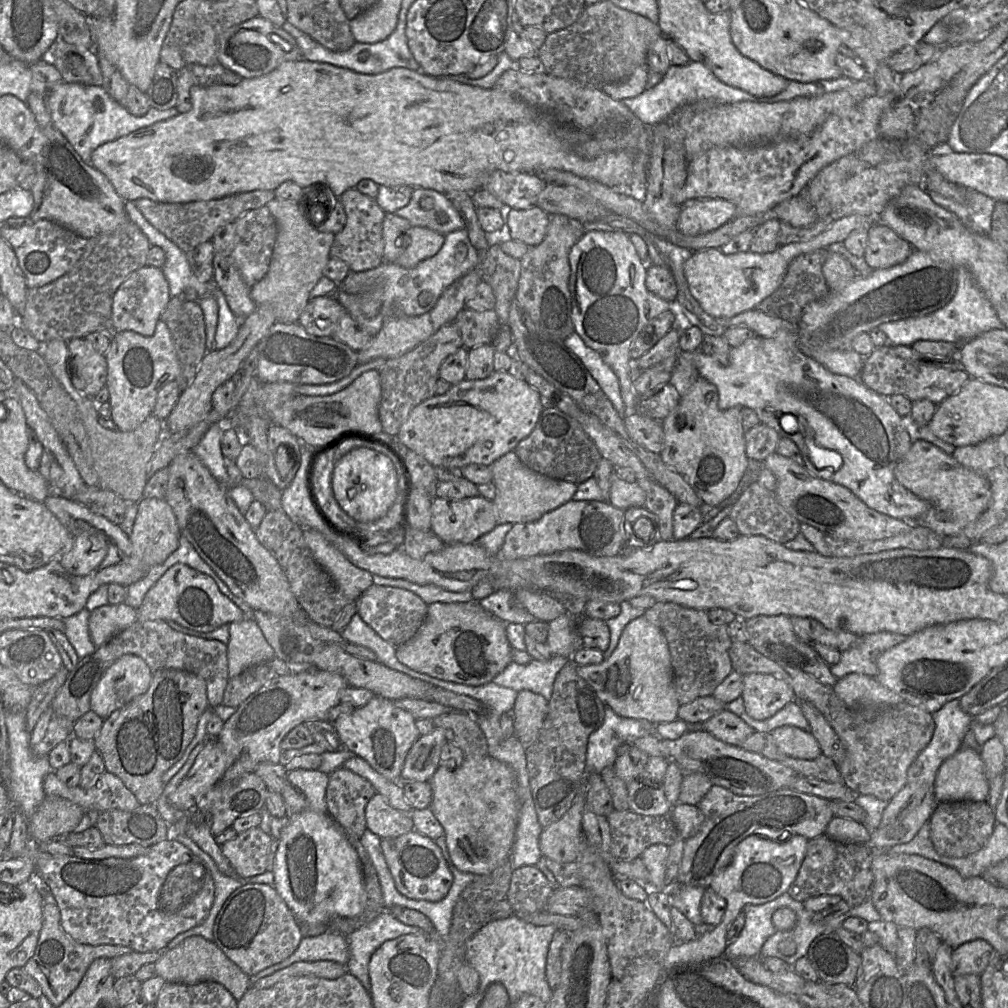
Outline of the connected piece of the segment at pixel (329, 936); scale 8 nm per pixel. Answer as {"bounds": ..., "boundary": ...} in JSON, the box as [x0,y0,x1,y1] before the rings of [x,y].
{"bounds":[250,932,349,985],"boundary":[[[324,932],[314,937],[303,937],[297,949],[288,958],[250,976],[250,985],[296,962],[326,960],[346,965],[349,960],[349,947],[346,938],[346,936],[334,932]]]}

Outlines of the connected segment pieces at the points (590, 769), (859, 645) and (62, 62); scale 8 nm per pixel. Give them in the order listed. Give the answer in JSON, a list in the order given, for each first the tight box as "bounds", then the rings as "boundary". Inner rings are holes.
[{"bounds":[586,705,655,774],"boundary":[[[605,705],[602,725],[589,735],[586,751],[587,773],[601,774],[607,766],[613,766],[617,749],[622,744],[653,734],[655,724],[644,719],[625,718]]]},{"bounds":[829,632,907,679],"boundary":[[[877,632],[858,637],[852,647],[840,653],[840,659],[836,664],[829,665],[831,674],[837,679],[851,673],[876,677],[878,657],[907,638],[889,632]]]},{"bounds":[43,36,102,85],"boundary":[[[58,36],[43,58],[58,69],[66,83],[102,85],[98,56],[93,48],[69,44]]]}]

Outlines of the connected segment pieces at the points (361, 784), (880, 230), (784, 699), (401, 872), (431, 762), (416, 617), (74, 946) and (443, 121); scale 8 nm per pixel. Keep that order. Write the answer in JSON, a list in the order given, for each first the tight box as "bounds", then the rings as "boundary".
[{"bounds":[325,767,375,837],"boundary":[[[345,767],[329,774],[325,795],[327,809],[347,836],[362,837],[367,829],[365,808],[375,794],[368,780]]]},{"bounds":[864,222,914,269],"boundary":[[[875,222],[868,232],[864,259],[873,269],[885,269],[903,263],[914,248],[894,230]]]},{"bounds":[741,673,795,720],"boundary":[[[748,673],[743,677],[741,698],[750,717],[765,720],[793,701],[795,695],[780,678],[764,673]]]},{"bounds":[381,830,453,902],"boundary":[[[413,830],[393,839],[381,839],[382,853],[399,893],[412,900],[438,902],[445,898],[453,874],[435,841]]]},{"bounds":[401,728,447,781],"boundary":[[[441,728],[424,736],[420,736],[412,745],[404,761],[401,771],[401,781],[429,781],[440,766],[440,754],[443,745],[447,743],[445,733]]]},{"bounds":[356,584,428,647],"boundary":[[[372,584],[356,600],[357,613],[383,640],[398,647],[410,640],[422,626],[428,605],[411,591]]]},{"bounds":[23,900,133,1007],"boundary":[[[46,900],[43,905],[43,924],[34,955],[23,967],[41,986],[43,994],[54,1007],[60,1006],[79,986],[92,962],[98,958],[111,959],[133,952],[121,945],[87,945],[73,940],[61,926],[61,915],[57,904]]]},{"bounds":[91,59,633,203],"boundary":[[[300,59],[283,62],[272,72],[260,77],[242,78],[237,85],[213,85],[208,87],[194,85],[190,88],[190,97],[192,108],[188,112],[178,113],[172,118],[158,121],[116,140],[103,143],[93,151],[91,165],[107,177],[123,200],[134,202],[137,199],[148,198],[163,203],[206,201],[255,190],[274,191],[285,181],[293,181],[301,188],[311,185],[325,186],[339,198],[346,190],[355,187],[362,179],[371,179],[378,185],[388,187],[409,185],[433,189],[441,193],[450,191],[474,192],[482,187],[484,176],[495,170],[537,174],[542,170],[556,169],[599,182],[609,188],[626,187],[631,184],[633,156],[630,151],[622,149],[605,153],[594,159],[583,158],[570,149],[562,133],[561,126],[549,113],[534,108],[495,88],[485,89],[451,79],[432,77],[420,70],[413,71],[395,67],[376,75],[368,75],[328,63]]]}]

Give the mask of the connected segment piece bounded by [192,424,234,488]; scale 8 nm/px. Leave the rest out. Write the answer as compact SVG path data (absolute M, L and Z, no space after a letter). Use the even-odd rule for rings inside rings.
M224 424L211 426L192 451L218 482L230 488L227 462L234 461L227 461L221 452L224 426Z

